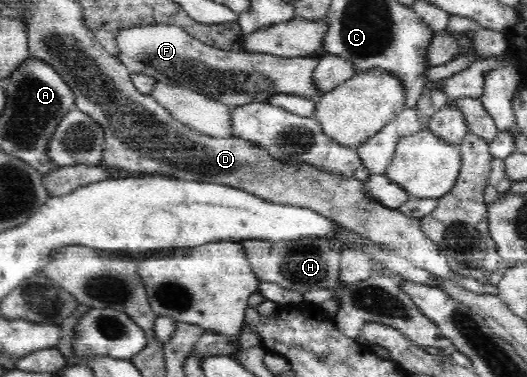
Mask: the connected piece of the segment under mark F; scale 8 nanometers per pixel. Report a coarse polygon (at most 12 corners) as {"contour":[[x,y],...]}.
{"contour":[[181,27],[117,31],[133,73],[229,106],[322,94],[317,59],[210,47]]}

